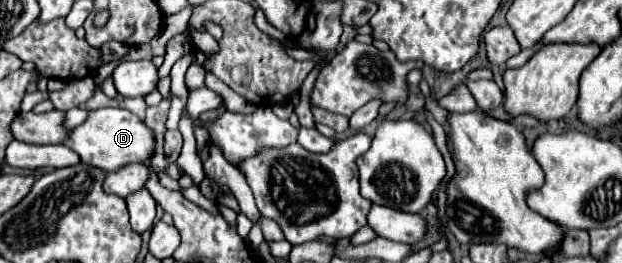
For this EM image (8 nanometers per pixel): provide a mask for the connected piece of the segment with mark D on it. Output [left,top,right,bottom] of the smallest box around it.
[66,107,156,171]

